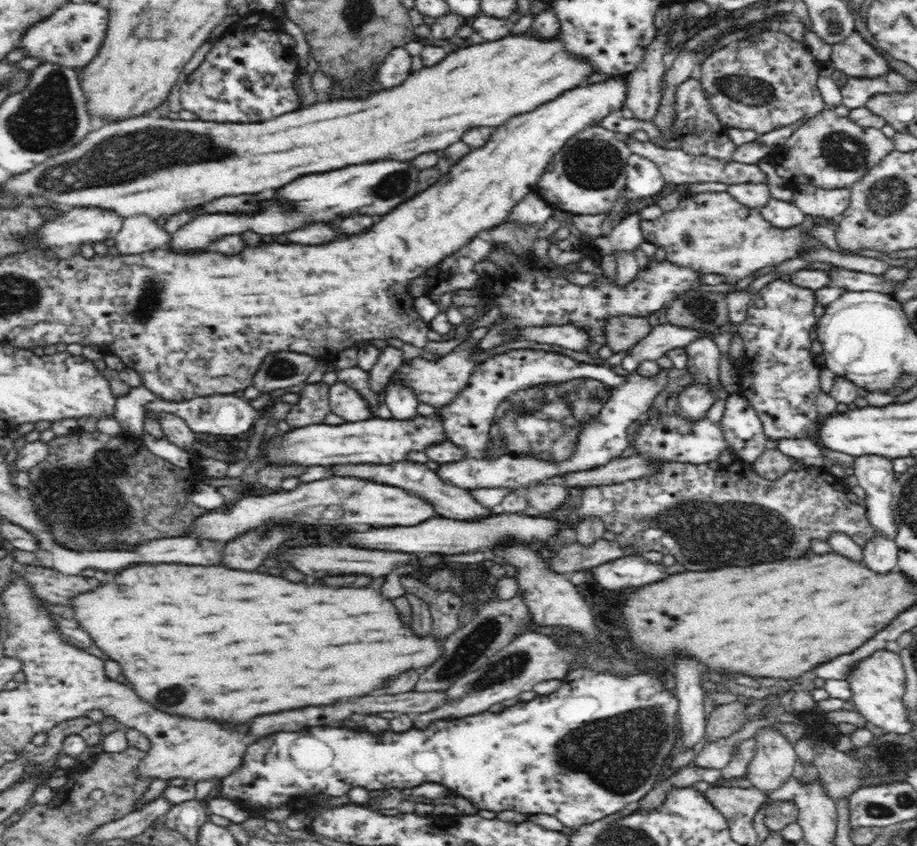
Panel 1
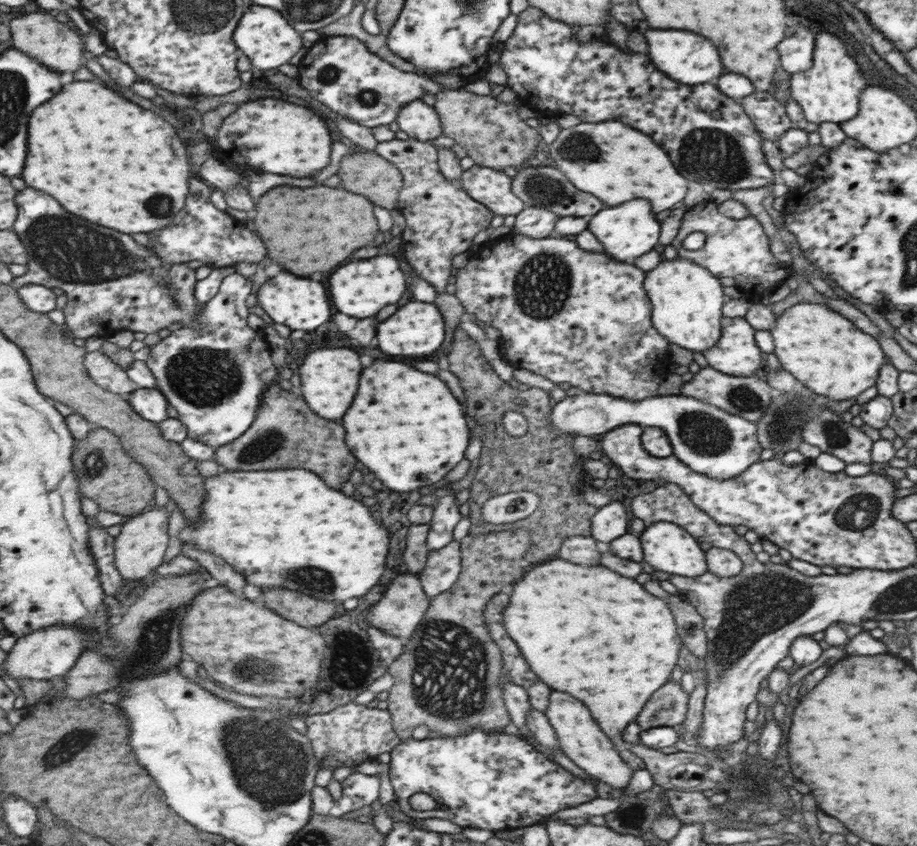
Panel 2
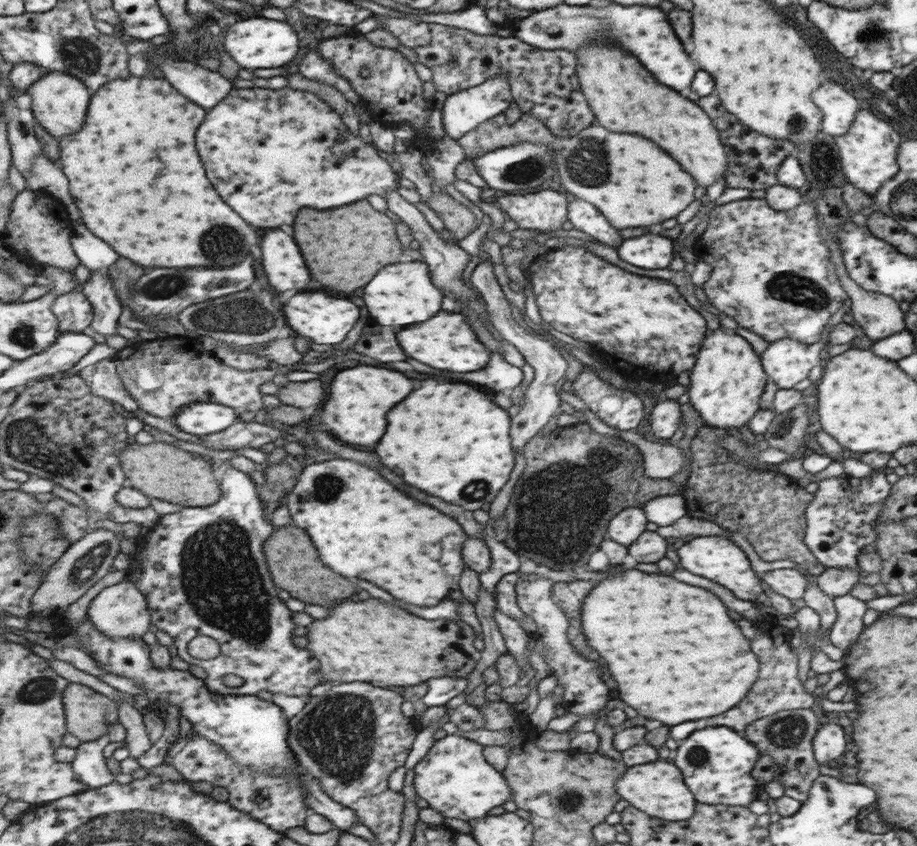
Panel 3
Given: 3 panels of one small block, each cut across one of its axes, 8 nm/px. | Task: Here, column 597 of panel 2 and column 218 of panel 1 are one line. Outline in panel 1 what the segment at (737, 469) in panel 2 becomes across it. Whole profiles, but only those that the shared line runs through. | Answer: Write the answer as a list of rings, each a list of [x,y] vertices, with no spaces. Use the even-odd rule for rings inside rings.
[[[232,394],[194,397],[192,400],[182,402],[168,402],[160,399],[153,400],[145,406],[146,410],[175,414],[196,432],[210,432],[210,434],[223,434],[236,436],[252,432],[253,423],[259,418],[261,412],[251,407],[246,400]]]

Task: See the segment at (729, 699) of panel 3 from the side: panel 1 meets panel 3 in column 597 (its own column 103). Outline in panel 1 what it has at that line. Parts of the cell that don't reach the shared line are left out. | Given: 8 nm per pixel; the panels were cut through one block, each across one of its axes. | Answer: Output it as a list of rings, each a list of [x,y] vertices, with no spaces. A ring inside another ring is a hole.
[[[140,564],[122,570],[114,576],[112,582],[102,584],[88,594],[78,594],[76,602],[72,602],[72,610],[76,610],[76,622],[92,634],[94,646],[100,646],[108,660],[118,662],[120,674],[124,680],[148,702],[156,706],[156,710],[164,710],[166,714],[180,714],[182,718],[216,718],[216,722],[224,722],[224,726],[240,726],[250,722],[256,716],[302,708],[302,706],[320,706],[330,704],[338,698],[362,696],[372,692],[380,686],[386,676],[398,676],[402,670],[428,666],[432,660],[440,656],[440,644],[432,638],[418,640],[412,630],[402,628],[398,622],[396,608],[392,602],[380,596],[380,584],[384,577],[374,579],[370,588],[324,588],[324,586],[306,586],[306,584],[292,584],[278,576],[258,574],[258,572],[242,572],[242,570],[228,570],[222,566],[180,566],[180,564]]]

